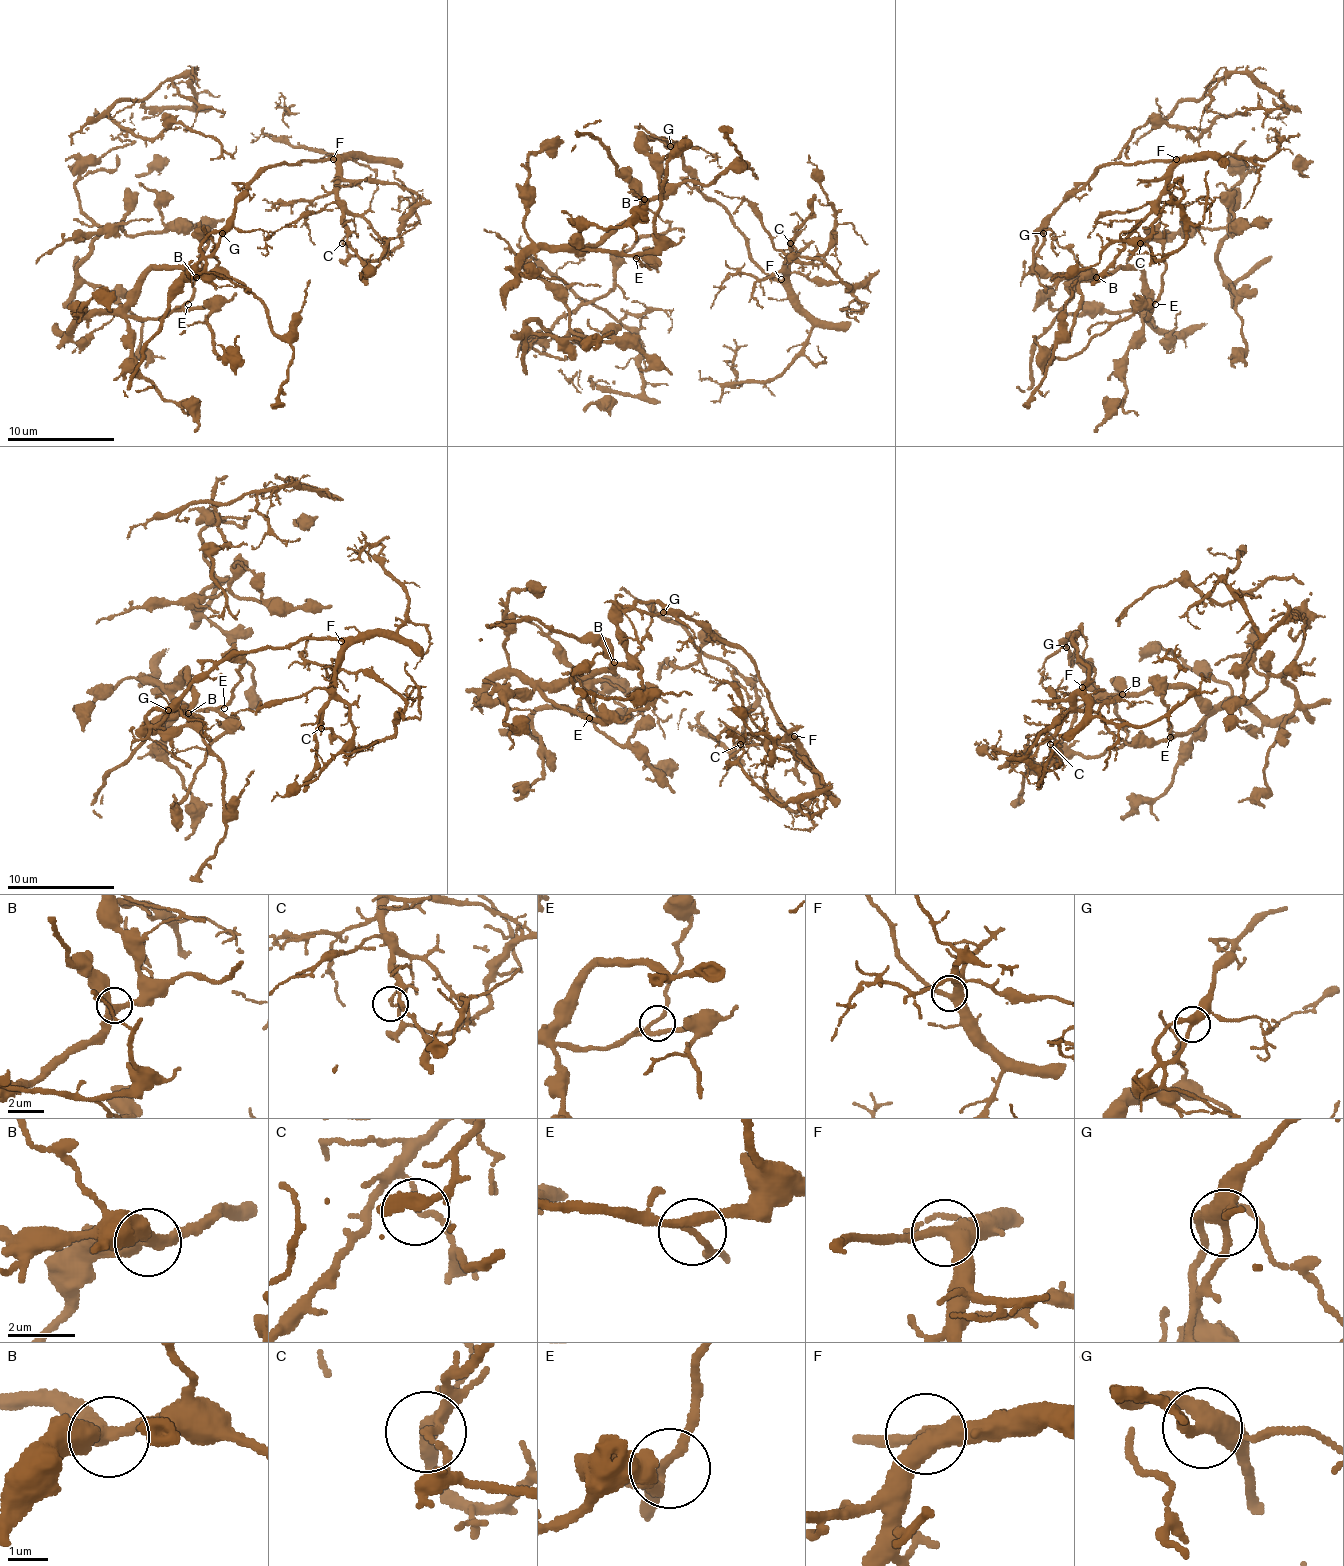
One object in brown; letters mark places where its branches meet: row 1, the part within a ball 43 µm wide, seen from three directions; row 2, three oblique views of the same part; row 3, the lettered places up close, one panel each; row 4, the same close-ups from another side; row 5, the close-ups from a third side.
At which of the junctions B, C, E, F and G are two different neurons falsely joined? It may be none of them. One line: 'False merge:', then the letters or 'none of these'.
False merge: C, G

